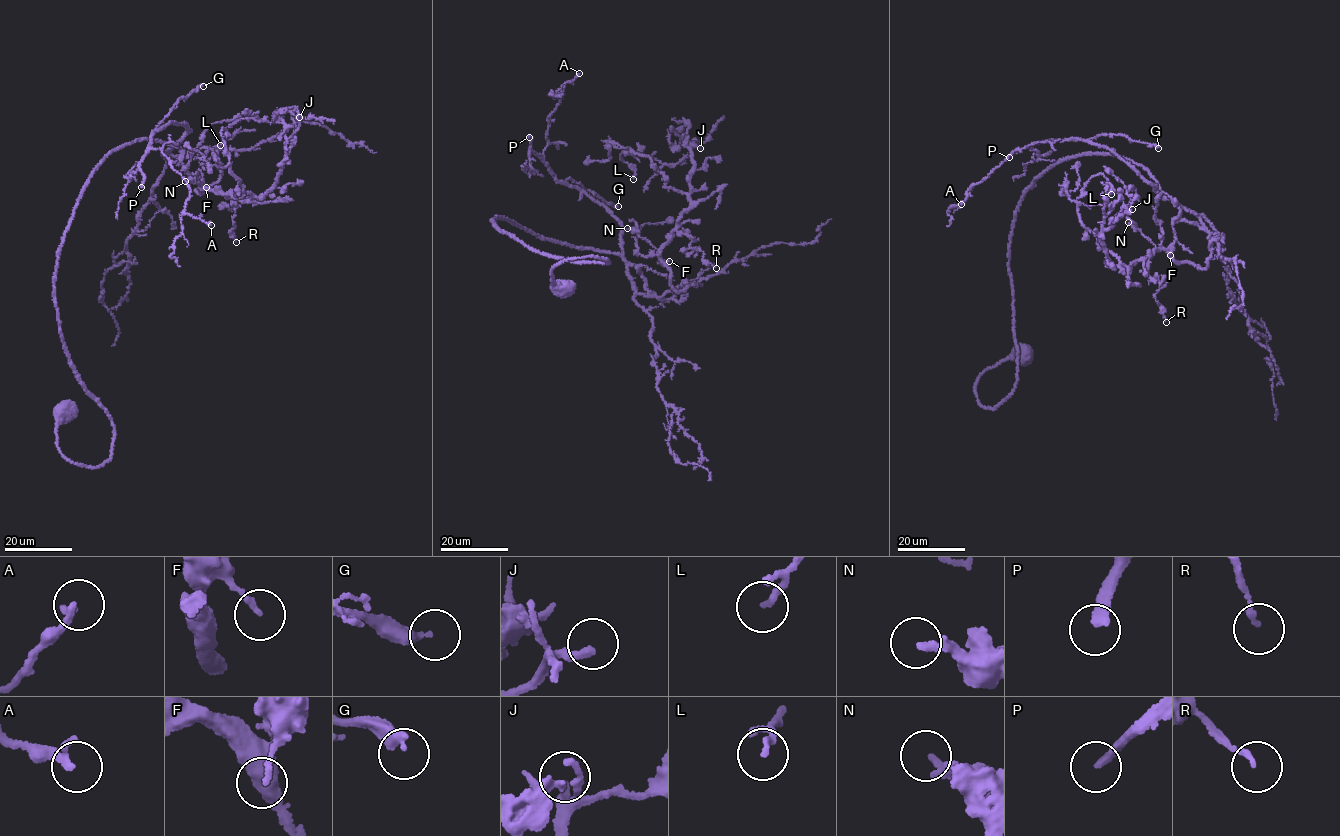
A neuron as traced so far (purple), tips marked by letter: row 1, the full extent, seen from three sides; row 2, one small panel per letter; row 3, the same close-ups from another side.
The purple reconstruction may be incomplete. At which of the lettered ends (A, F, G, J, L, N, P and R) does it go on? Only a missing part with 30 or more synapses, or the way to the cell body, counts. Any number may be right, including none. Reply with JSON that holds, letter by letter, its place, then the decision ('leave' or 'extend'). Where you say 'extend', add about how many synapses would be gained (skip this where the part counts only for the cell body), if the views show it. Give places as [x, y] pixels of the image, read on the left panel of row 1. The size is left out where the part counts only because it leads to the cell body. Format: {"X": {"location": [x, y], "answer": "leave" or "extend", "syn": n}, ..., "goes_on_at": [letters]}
{"A": {"location": [211, 225], "answer": "leave"}, "F": {"location": [206, 187], "answer": "leave"}, "G": {"location": [203, 86], "answer": "extend", "syn": 30}, "J": {"location": [299, 117], "answer": "extend", "syn": 30}, "L": {"location": [220, 145], "answer": "leave"}, "N": {"location": [185, 181], "answer": "leave"}, "P": {"location": [141, 187], "answer": "extend", "syn": 40}, "R": {"location": [236, 242], "answer": "leave"}, "goes_on_at": ["G", "J", "P"]}

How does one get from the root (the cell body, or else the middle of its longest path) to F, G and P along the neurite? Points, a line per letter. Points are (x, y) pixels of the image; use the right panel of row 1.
F: (1023, 353), (981, 406), (1016, 381), (1043, 171), (1142, 166), (1214, 239), (1170, 255)
G: (1023, 353), (980, 374), (981, 406), (1016, 381), (1025, 189), (1108, 153), (1165, 198), (1089, 140), (1158, 148)
P: (1023, 353), (980, 374), (981, 406), (1016, 381), (1025, 189), (1108, 153), (1165, 196), (1084, 140), (1009, 157)

